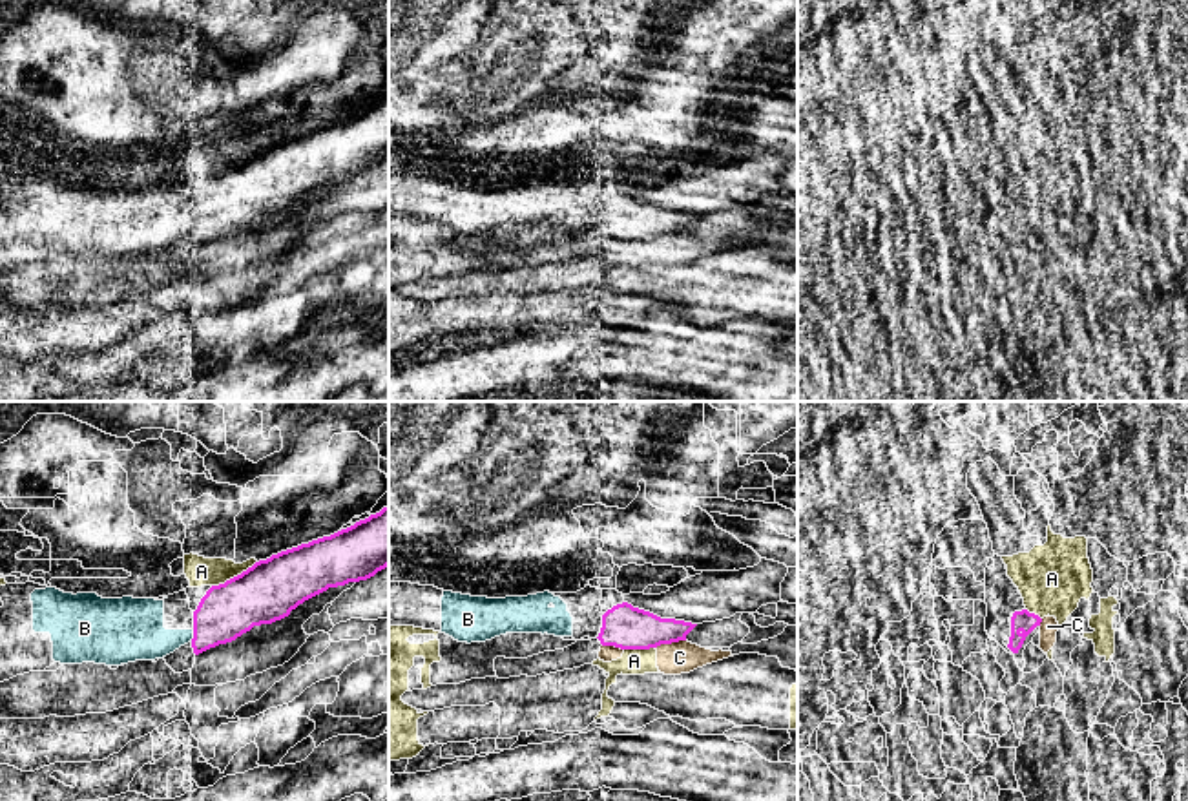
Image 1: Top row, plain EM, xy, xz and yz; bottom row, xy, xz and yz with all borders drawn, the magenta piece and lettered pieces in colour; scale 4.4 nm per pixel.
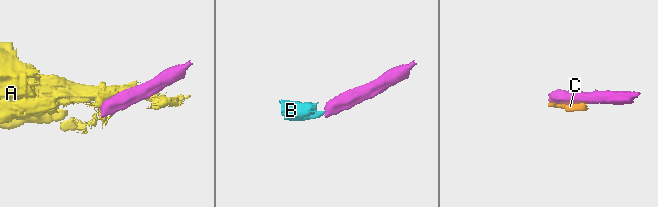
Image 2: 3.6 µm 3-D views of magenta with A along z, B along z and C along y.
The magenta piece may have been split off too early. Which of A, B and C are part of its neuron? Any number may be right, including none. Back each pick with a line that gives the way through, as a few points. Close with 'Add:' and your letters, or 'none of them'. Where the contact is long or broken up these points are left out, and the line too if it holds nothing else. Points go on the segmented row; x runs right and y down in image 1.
Add: B

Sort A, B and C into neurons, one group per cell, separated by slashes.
A / B / C

